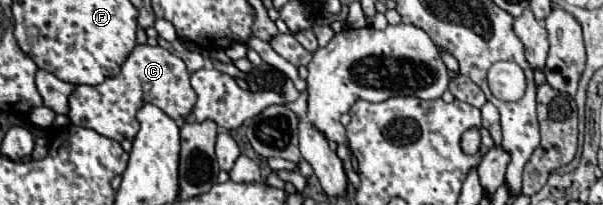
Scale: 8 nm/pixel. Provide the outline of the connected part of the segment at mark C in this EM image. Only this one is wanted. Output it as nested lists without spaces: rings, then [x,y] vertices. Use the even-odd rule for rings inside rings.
[[[137,46],[125,60],[119,76],[109,78],[97,86],[75,86],[69,96],[67,116],[77,126],[91,128],[101,136],[123,142],[125,138],[135,138],[139,130],[135,114],[145,102],[159,106],[175,122],[183,122],[183,116],[189,116],[195,104],[195,92],[189,84],[185,62],[161,46]]]

